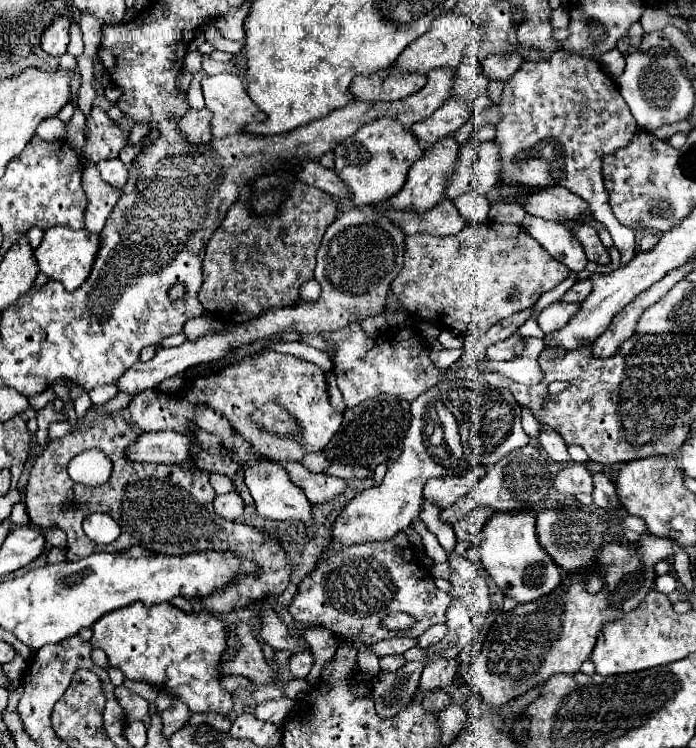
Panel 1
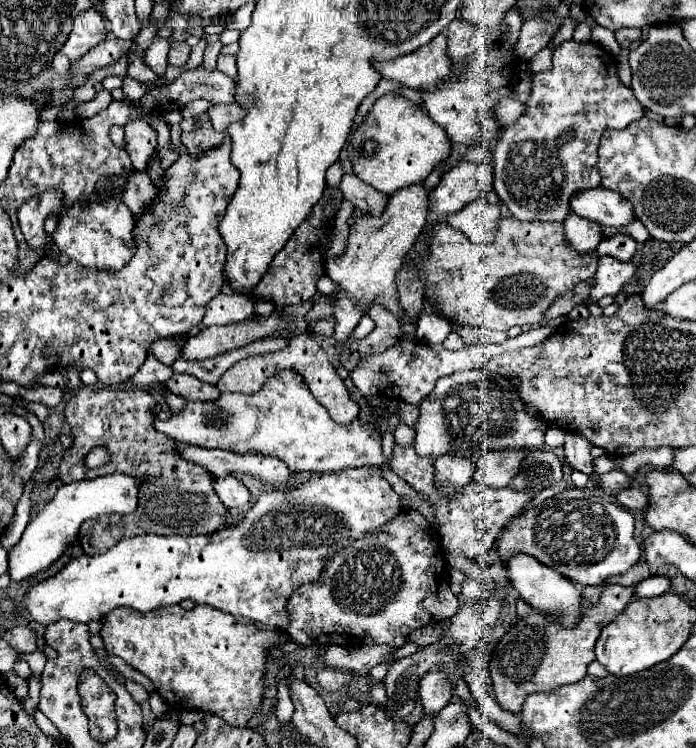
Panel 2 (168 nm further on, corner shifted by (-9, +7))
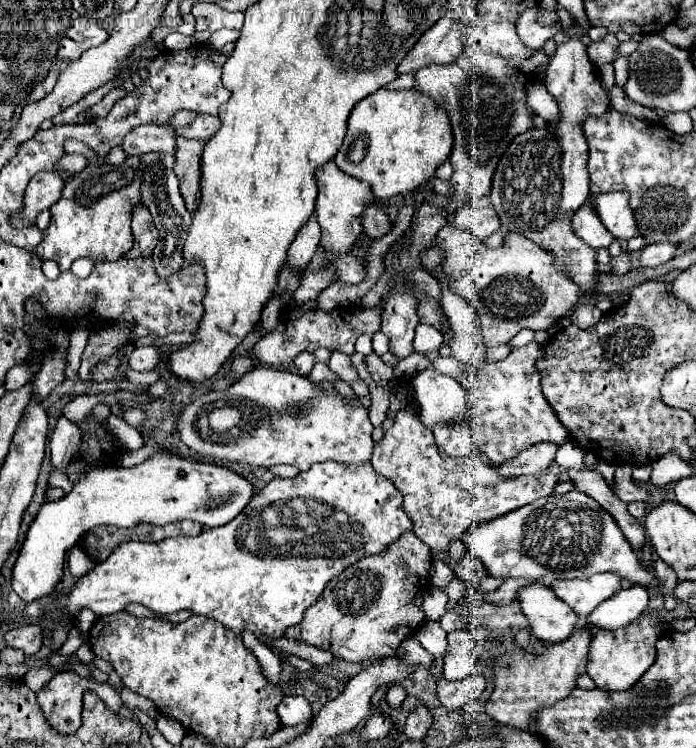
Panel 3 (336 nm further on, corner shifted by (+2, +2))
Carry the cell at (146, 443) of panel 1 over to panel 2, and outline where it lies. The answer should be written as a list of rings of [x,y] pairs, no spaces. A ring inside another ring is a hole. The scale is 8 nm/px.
[[[283,370],[277,376],[269,378],[261,392],[245,396],[245,394],[221,394],[219,400],[213,402],[187,402],[181,414],[173,416],[171,420],[157,420],[159,432],[167,434],[169,438],[193,444],[201,448],[223,448],[239,454],[265,454],[275,456],[283,460],[293,472],[337,472],[343,468],[357,468],[357,466],[369,466],[369,464],[385,464],[383,452],[381,452],[381,436],[371,426],[363,426],[357,420],[353,420],[347,426],[335,424],[327,410],[321,408],[321,404],[315,402],[311,392],[307,390],[303,378],[291,370]]]

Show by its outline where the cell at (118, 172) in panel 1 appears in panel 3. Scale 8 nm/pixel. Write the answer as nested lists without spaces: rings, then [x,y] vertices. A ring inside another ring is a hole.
[[[138,205],[134,209],[132,233],[134,233],[134,247],[124,257],[128,257],[128,259],[150,257],[152,255],[152,249],[158,243],[158,231],[156,231],[156,227],[152,223],[150,211],[144,205]]]

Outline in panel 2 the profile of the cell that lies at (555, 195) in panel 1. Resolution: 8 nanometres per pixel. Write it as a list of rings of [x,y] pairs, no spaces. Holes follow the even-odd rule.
[[[603,186],[575,192],[575,196],[571,196],[569,212],[613,228],[625,226],[635,218],[631,204],[619,192],[607,190]]]

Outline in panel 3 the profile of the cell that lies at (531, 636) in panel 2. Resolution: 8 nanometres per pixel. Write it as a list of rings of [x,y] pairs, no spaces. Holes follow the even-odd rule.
[[[578,629],[566,641],[556,645],[546,645],[544,653],[532,655],[514,647],[494,663],[494,691],[486,703],[486,713],[498,725],[528,731],[536,725],[536,713],[542,707],[552,707],[556,701],[568,697],[576,687],[576,679],[586,671],[590,631]]]

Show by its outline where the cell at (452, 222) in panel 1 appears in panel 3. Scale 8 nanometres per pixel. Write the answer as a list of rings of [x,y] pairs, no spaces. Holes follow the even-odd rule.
[[[474,205],[464,207],[464,209],[460,209],[454,215],[454,221],[452,223],[458,229],[470,231],[480,241],[500,229],[500,219],[498,219],[496,211],[492,209],[492,205],[490,207],[482,207],[482,209],[480,207],[474,207]]]

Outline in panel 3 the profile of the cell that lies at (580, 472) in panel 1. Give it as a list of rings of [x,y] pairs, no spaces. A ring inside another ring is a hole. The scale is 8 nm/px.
[[[620,465],[616,467],[616,485],[614,485],[614,493],[626,501],[626,503],[632,503],[632,501],[644,501],[644,503],[650,503],[650,493],[644,485],[638,485],[630,479],[630,473],[632,473],[632,467],[630,465]]]

